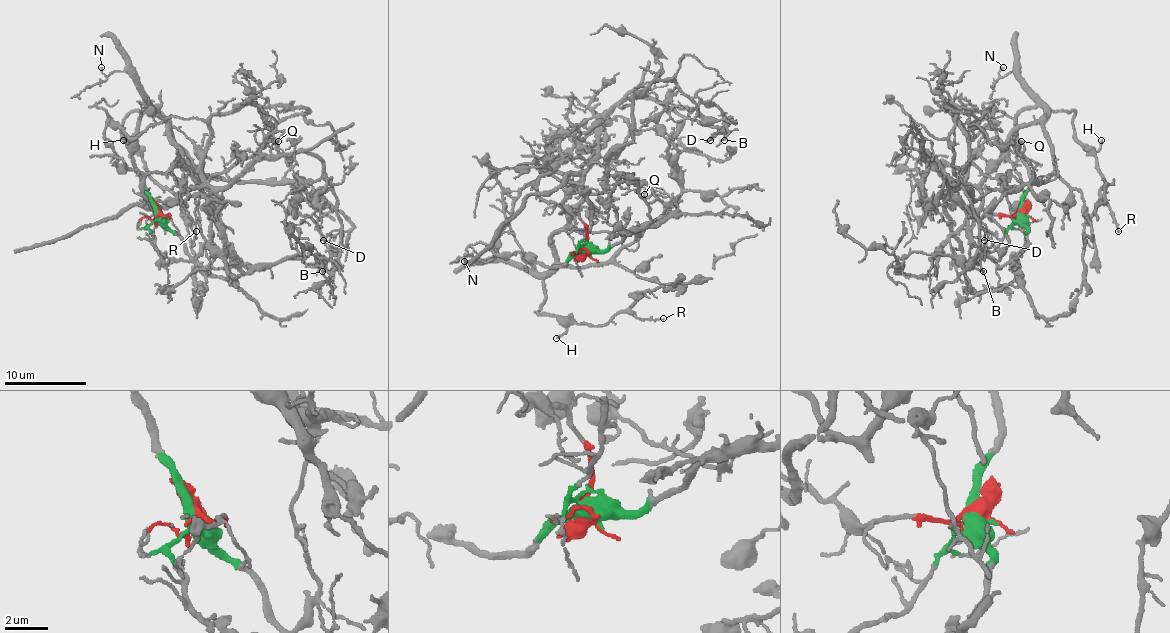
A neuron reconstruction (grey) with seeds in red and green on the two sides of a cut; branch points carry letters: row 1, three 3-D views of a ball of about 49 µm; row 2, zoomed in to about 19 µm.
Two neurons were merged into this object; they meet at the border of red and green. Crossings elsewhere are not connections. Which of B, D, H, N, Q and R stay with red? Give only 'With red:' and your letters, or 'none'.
With red: B, D

